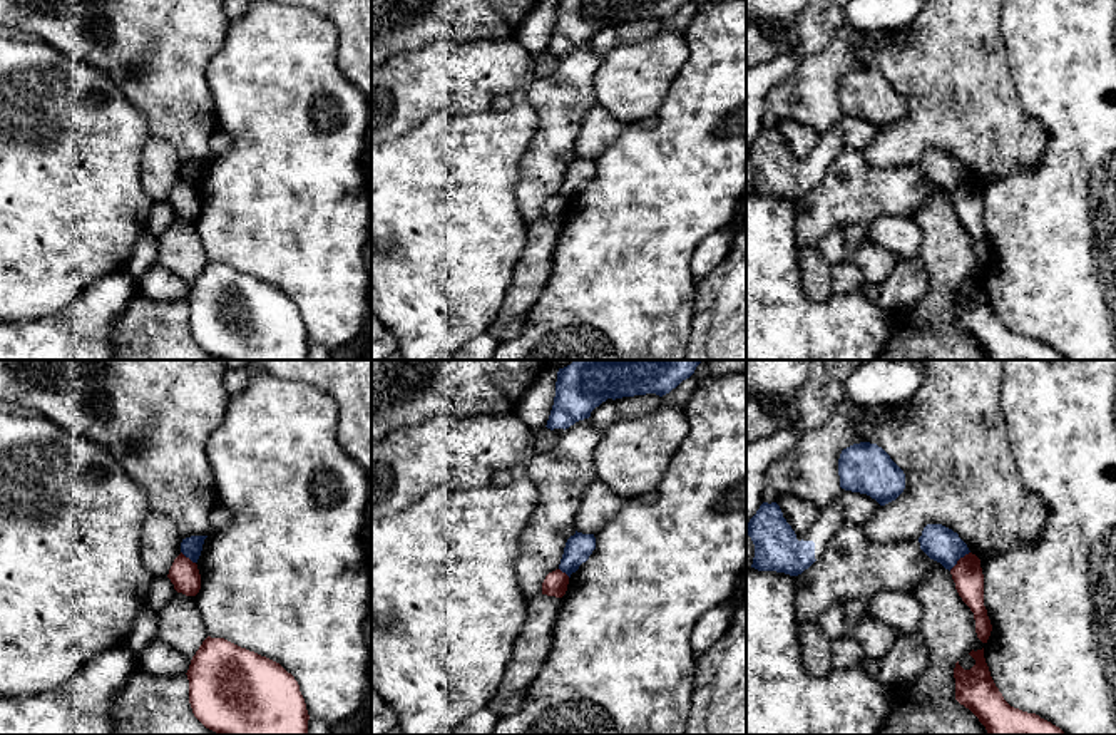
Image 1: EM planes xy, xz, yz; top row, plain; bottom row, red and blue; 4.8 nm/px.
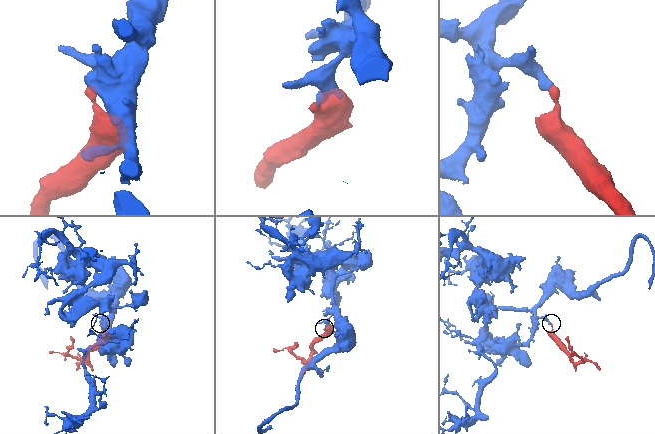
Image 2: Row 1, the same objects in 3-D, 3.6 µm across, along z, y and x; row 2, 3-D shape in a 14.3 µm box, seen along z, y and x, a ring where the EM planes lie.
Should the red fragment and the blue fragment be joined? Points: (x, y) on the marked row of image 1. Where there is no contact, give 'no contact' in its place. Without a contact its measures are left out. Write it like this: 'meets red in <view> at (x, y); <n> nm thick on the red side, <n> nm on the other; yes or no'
meets red in yz at (959, 560); 140 nm thick on the red side, 170 nm on the other; no

